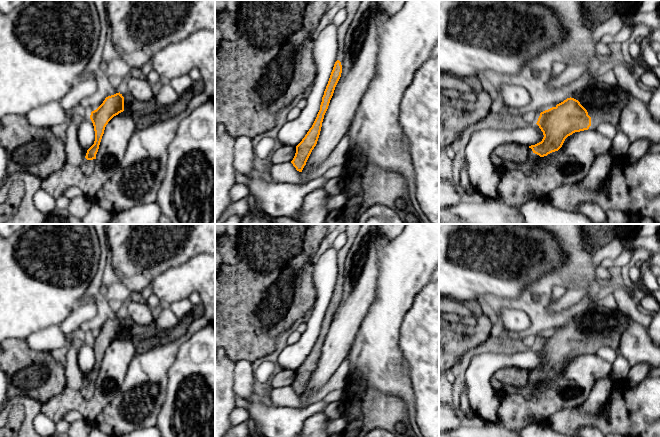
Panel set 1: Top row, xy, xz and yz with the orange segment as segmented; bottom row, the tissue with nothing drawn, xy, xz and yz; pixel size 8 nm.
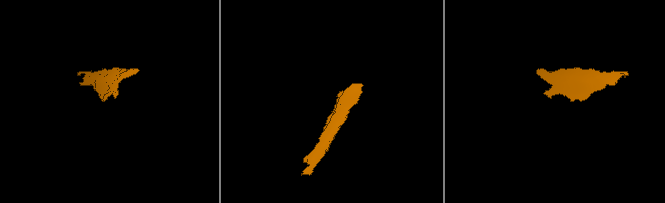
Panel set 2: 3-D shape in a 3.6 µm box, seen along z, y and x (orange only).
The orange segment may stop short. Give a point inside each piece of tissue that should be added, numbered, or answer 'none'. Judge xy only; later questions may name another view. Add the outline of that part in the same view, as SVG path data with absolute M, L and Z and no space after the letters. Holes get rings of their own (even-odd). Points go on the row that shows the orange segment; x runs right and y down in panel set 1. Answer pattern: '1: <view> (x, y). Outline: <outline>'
1: xy (87, 167). Outline: M85 150L85 154L84 154L84 159L83 159L83 163L81 165L81 170L82 172L86 175L86 176L89 176L92 174L94 168L95 168L95 163L96 163L96 159L93 159L93 160L87 160L85 158L86 156L86 153L87 153L87 150Z

